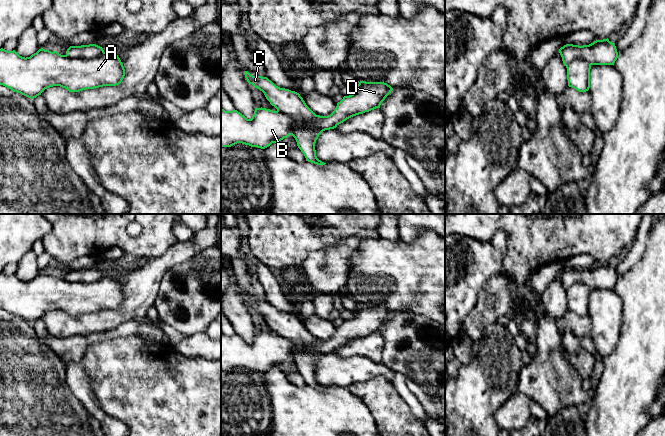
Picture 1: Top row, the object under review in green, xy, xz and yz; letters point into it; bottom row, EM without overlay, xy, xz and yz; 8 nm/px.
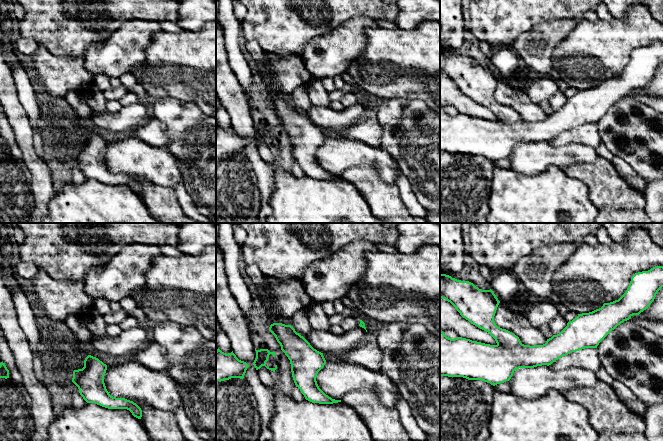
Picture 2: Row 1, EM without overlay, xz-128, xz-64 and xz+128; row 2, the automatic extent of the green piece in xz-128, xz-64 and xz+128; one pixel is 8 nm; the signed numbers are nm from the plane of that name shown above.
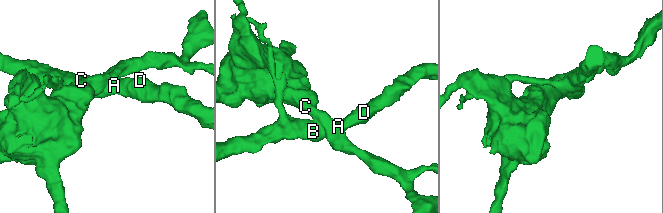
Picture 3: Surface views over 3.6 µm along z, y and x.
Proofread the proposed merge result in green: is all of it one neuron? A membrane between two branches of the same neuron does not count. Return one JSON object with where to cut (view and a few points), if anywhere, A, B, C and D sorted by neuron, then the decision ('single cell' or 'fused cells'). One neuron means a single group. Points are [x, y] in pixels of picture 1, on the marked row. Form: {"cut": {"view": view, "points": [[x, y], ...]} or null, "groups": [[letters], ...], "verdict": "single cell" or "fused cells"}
{"cut": {"view": "xz", "points": [[277, 110], [307, 119], [312, 119], [316, 115]]}, "groups": [["A", "B", "D"], ["C"]], "verdict": "fused cells"}

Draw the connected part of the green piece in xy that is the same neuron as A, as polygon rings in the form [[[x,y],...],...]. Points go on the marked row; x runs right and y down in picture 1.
[[[0,49],[0,85],[30,99],[36,98],[50,87],[60,86],[69,92],[79,92],[103,86],[119,85],[125,76],[124,66],[118,55],[107,52],[91,59],[69,58],[57,51],[39,49],[30,57],[22,57],[15,50]]]

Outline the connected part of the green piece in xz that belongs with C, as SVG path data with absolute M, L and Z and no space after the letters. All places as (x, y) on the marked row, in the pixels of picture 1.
M244 71L245 78L249 84L262 91L266 99L277 111L289 116L302 117L312 120L316 114L306 105L299 93L289 89L276 86L267 77L253 76Z

